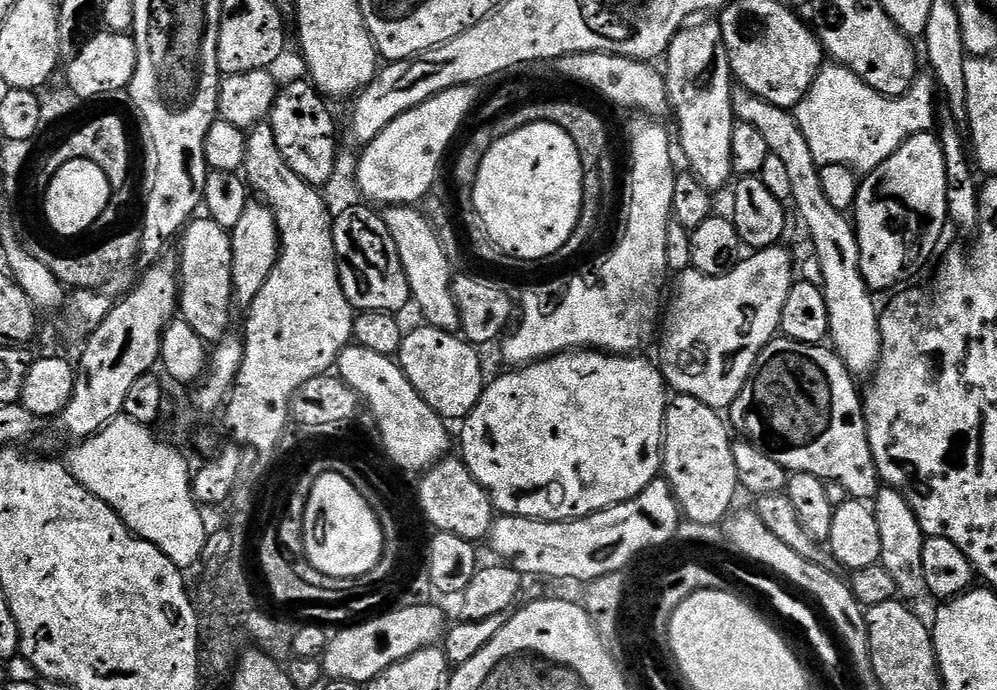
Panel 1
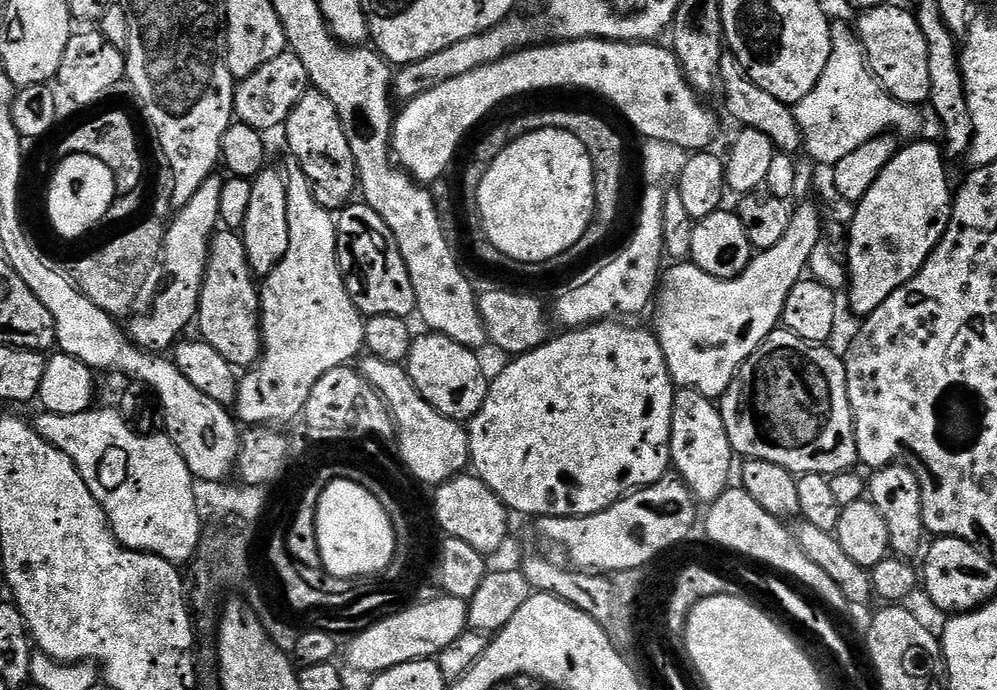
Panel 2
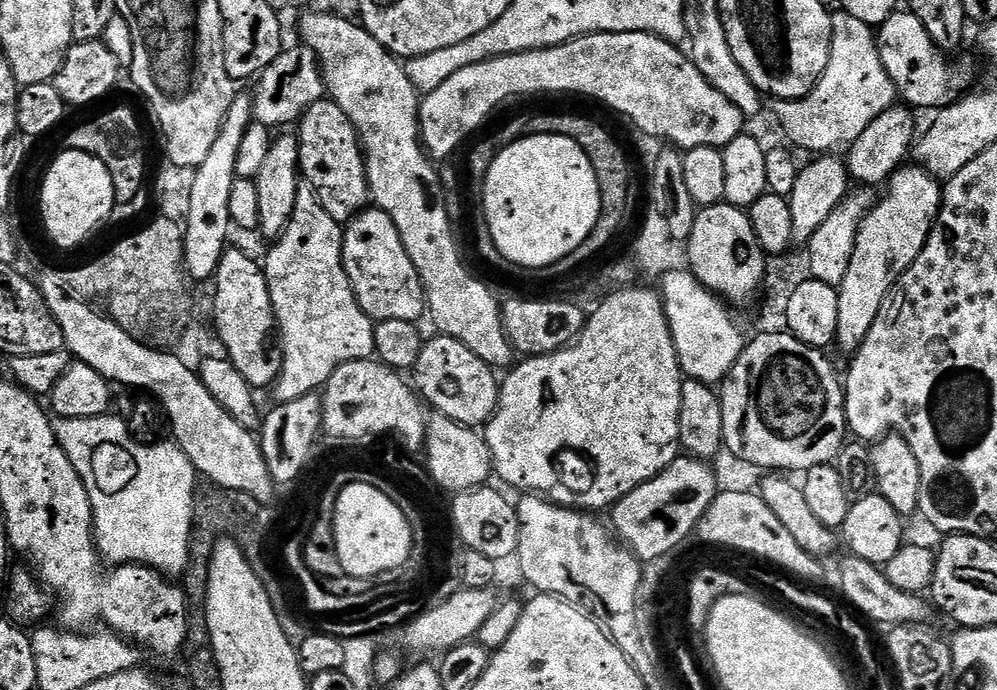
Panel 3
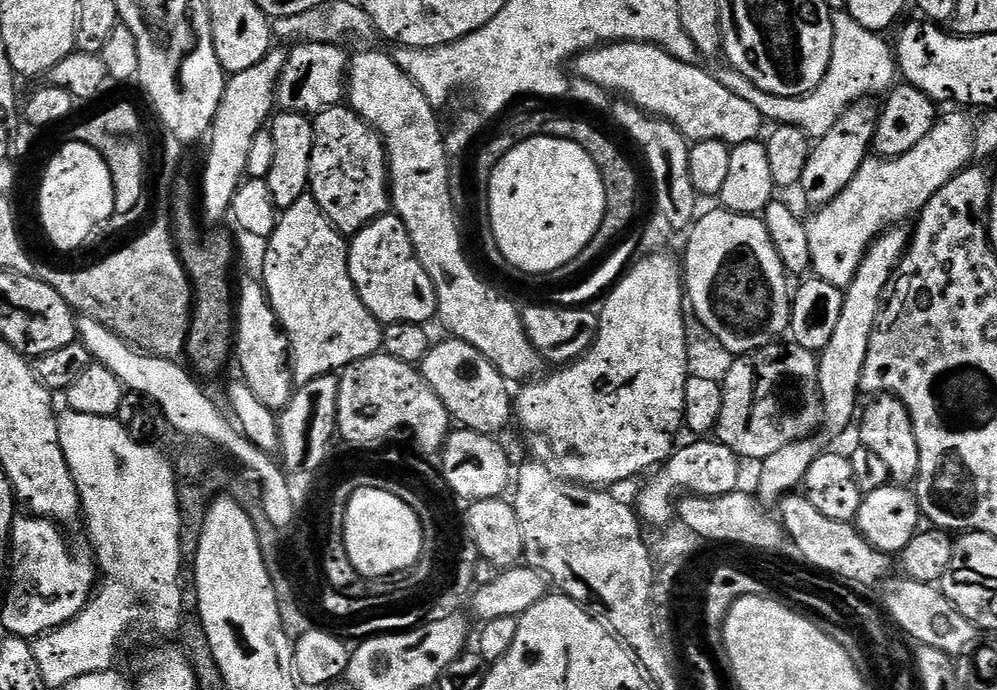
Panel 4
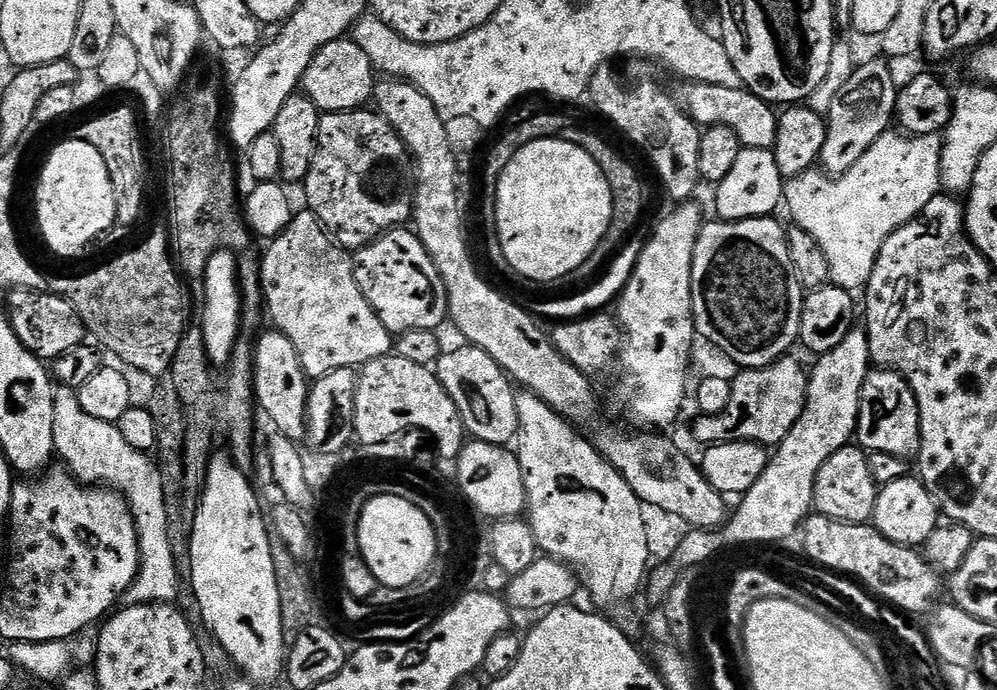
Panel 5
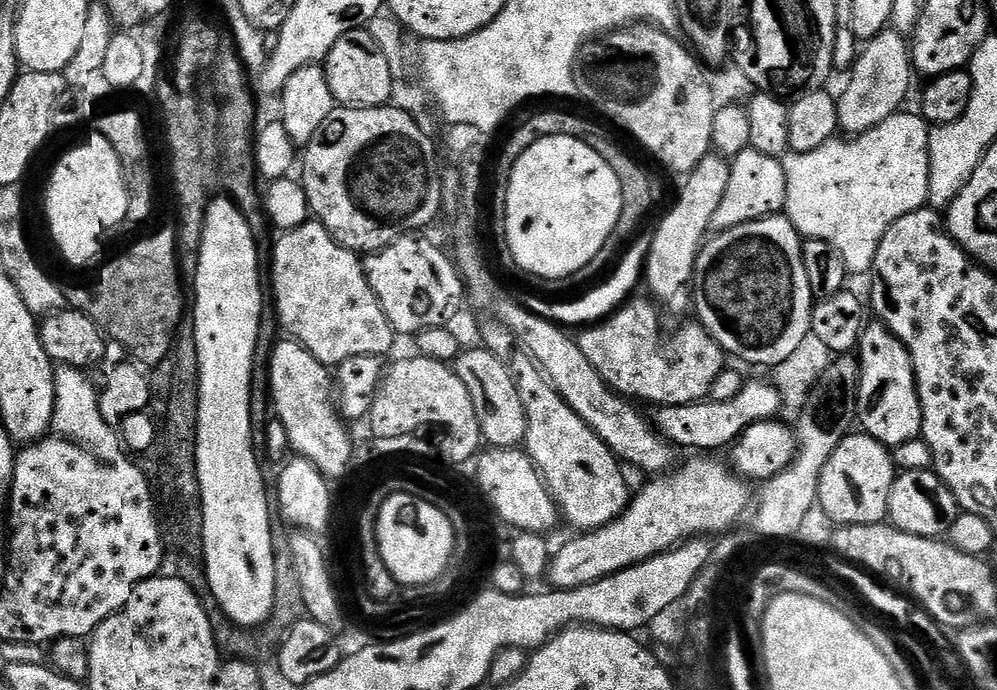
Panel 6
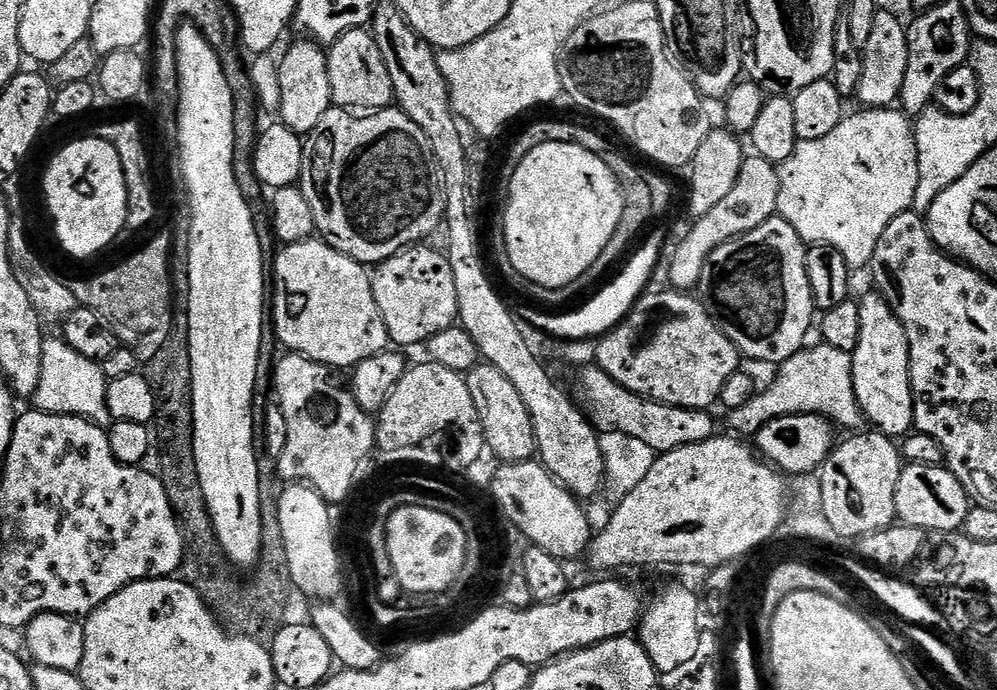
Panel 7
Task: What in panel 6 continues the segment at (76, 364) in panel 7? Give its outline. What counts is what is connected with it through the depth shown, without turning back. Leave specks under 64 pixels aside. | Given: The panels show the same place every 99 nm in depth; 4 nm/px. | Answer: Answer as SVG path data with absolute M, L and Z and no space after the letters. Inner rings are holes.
M60 366L55 369L56 381L54 390L54 414L52 415L52 428L59 435L83 444L90 452L95 452L104 462L119 461L122 453L121 437L117 429L108 423L106 418L102 418L100 409L100 397L97 385L92 385L92 380L87 376L88 372L83 368L73 368L71 366Z

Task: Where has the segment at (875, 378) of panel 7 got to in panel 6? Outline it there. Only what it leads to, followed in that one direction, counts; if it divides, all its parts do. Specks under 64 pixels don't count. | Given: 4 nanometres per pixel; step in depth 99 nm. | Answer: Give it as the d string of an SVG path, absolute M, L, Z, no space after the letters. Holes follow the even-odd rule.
M882 322L875 323L865 323L864 333L860 335L860 384L856 387L856 414L862 431L891 450L921 435L922 406L916 389L912 355Z

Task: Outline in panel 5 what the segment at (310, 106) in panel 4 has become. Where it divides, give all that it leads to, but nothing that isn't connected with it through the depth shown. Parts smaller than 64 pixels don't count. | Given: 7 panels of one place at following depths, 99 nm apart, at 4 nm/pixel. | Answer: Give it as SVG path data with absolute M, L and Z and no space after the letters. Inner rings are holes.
M351 38L335 40L318 54L310 62L310 66L304 74L302 81L303 95L314 102L321 113L325 112L355 112L363 109L364 104L373 99L378 83L378 73L373 68L370 58L366 58L366 52Z

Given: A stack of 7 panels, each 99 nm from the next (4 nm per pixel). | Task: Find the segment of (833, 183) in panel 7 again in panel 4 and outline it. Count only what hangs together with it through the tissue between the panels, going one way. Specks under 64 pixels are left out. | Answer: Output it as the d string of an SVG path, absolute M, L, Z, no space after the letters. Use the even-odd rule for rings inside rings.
M960 110L945 112L948 113L937 119L930 134L926 134L914 150L906 150L904 156L864 160L846 190L823 208L815 209L812 217L807 217L811 271L819 279L847 290L850 282L854 282L869 246L881 232L893 227L892 212L911 221L924 209L926 202L950 182L950 178L969 167L974 158L974 120L963 116Z

